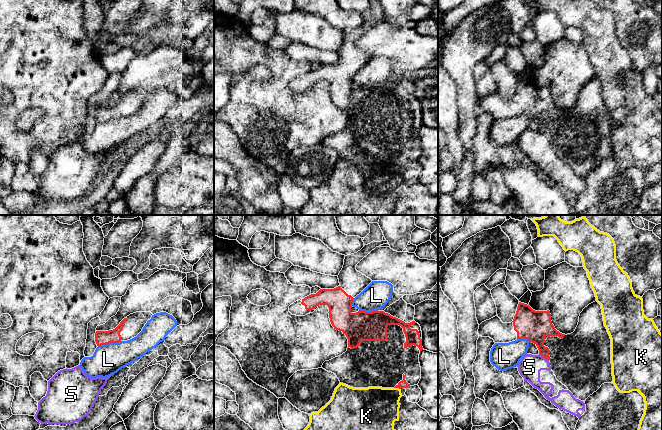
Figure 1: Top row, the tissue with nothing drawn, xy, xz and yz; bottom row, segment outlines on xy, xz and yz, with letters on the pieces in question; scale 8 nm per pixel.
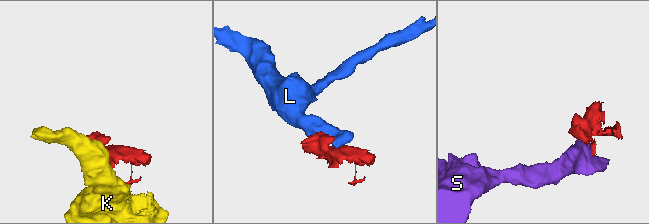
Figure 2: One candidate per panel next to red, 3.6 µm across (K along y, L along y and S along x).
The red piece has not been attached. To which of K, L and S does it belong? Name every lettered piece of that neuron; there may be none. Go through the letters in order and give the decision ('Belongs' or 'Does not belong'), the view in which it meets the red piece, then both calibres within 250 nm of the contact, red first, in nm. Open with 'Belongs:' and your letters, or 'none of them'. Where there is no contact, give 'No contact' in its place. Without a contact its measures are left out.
Belongs: none of them
K: Does not belong. Touches red in xz. Thickness 60 nm (red) against 360 nm
L: Does not belong. Touches red in xy. Thickness 110 nm (red) against 240 nm
S: Does not belong. Touches red in yz. Thickness 220 nm (red) against 190 nm

